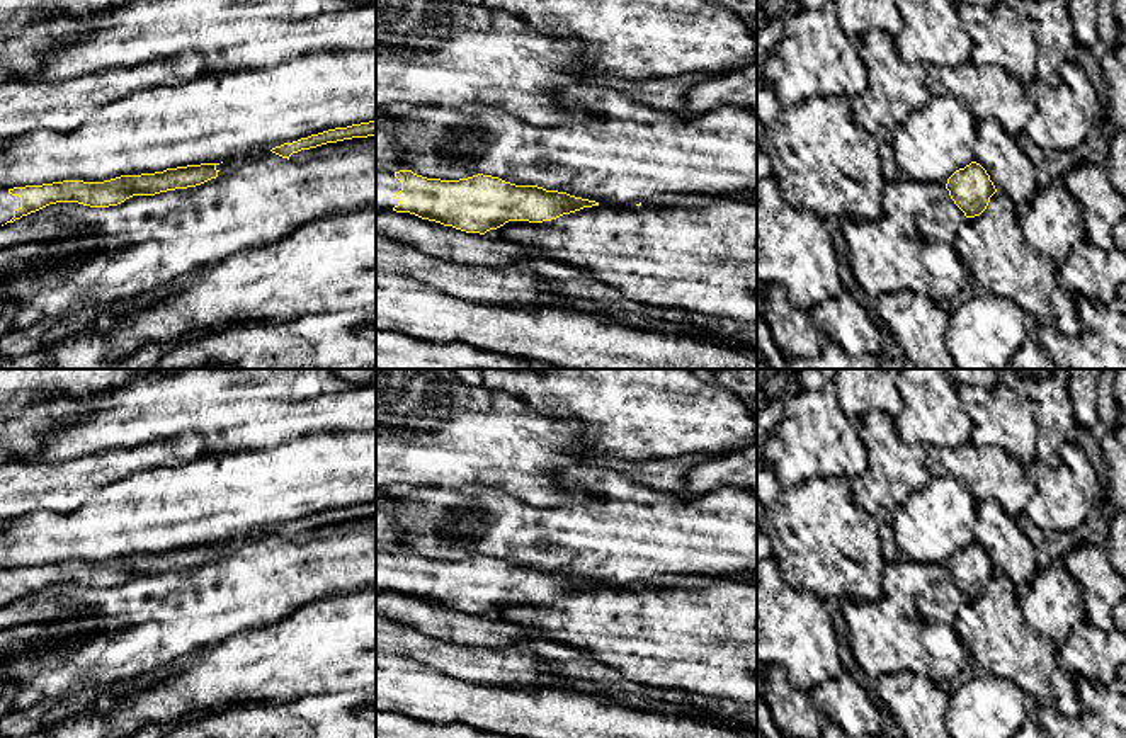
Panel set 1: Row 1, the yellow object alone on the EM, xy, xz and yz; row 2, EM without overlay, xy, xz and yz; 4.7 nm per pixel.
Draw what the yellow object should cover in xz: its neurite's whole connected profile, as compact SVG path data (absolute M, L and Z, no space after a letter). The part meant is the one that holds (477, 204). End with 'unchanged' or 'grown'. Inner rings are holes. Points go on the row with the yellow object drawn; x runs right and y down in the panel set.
M376 168L376 207L410 213L466 233L485 235L509 221L551 221L592 206L599 202L483 173L441 180L412 170Z | grown

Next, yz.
M976 162L956 170L947 179L946 189L966 218L980 216L997 192L990 175Z | unchanged

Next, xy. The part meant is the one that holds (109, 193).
M219 163L167 168L155 173L121 175L104 182L63 180L43 185L0 189L0 228L56 202L78 202L109 207L133 196L155 196L167 190L201 185L218 177Z | grown

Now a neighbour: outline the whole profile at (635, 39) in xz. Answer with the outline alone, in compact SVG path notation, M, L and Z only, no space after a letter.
M483 0L526 27L551 37L577 37L585 44L582 68L624 80L721 75L757 61L757 37L745 22L709 0Z

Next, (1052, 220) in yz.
M1049 184L1017 206L1017 218L1027 243L1061 265L1070 248L1085 240L1082 206L1063 185Z

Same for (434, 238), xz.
M376 207L376 233L407 241L432 257L476 265L503 265L514 260L541 260L544 255L517 241L466 233L452 226L422 219L410 213Z

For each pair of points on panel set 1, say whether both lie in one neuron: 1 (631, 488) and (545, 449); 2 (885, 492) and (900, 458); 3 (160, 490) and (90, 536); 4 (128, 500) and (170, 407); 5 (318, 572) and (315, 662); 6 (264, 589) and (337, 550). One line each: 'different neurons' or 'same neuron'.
1: different neurons
2: same neuron
3: same neuron
4: different neurons
5: different neurons
6: same neuron

